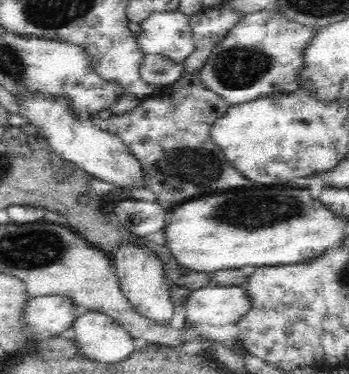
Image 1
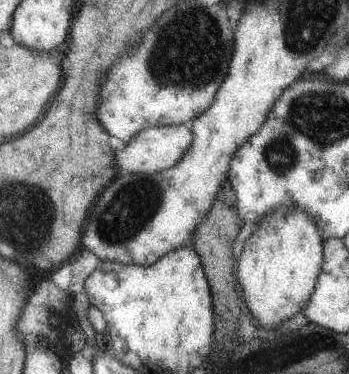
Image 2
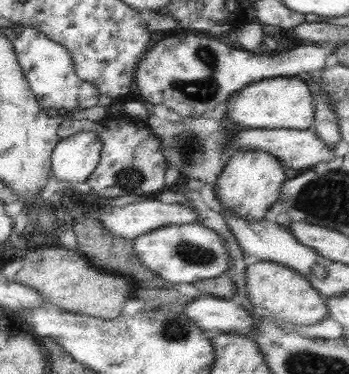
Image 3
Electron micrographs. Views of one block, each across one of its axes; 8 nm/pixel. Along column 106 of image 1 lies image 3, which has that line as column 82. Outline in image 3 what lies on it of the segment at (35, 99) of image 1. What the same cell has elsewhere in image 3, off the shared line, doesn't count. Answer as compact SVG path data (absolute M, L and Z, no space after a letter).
M79 132L57 142L51 154L51 176L57 182L87 182L97 168L101 140L95 132Z

